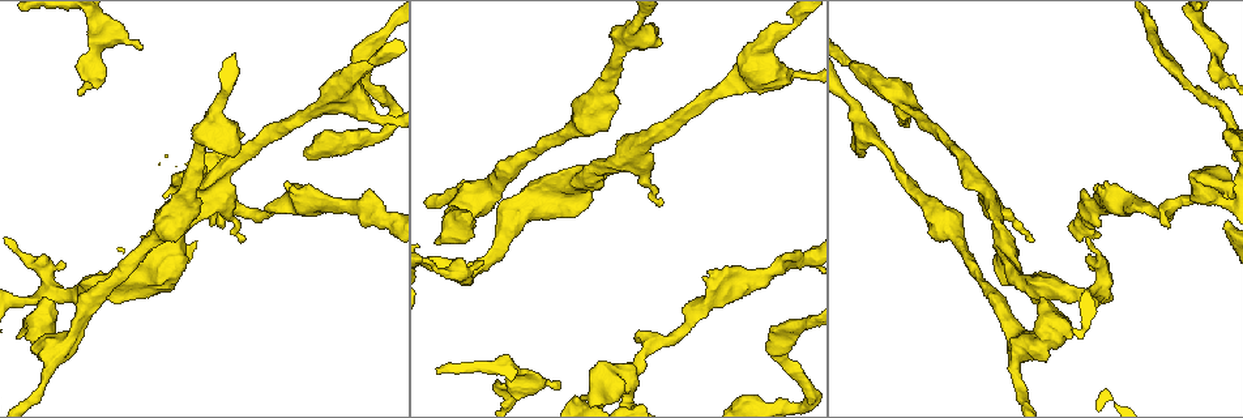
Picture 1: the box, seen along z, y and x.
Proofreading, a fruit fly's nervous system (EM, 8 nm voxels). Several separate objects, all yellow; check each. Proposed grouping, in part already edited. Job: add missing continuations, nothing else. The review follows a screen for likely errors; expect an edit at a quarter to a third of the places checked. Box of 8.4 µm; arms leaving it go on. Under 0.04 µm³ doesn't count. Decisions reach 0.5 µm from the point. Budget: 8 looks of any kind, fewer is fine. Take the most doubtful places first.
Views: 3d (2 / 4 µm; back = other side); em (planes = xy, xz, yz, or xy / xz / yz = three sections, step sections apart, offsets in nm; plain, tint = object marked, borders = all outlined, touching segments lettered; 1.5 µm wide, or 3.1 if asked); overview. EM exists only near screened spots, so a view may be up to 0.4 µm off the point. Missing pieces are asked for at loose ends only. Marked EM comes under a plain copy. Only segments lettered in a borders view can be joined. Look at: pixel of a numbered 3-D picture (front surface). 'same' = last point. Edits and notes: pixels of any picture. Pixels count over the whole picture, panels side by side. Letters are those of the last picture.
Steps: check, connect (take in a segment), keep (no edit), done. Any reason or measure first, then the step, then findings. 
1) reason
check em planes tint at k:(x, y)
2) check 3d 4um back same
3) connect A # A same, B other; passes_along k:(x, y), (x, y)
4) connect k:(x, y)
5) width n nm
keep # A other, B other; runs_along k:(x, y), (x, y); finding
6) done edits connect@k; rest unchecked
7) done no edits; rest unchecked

an open end
check em xy step 8 tint at 1:(243, 241)

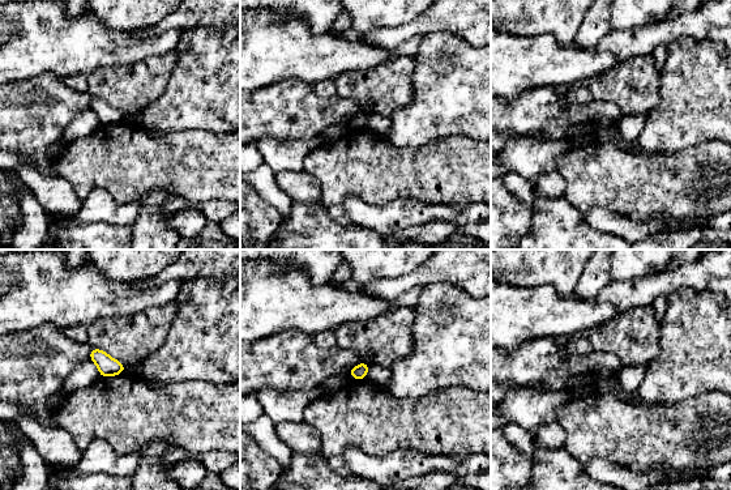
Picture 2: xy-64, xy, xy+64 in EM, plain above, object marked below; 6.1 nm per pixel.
check em xy step 8 borders same

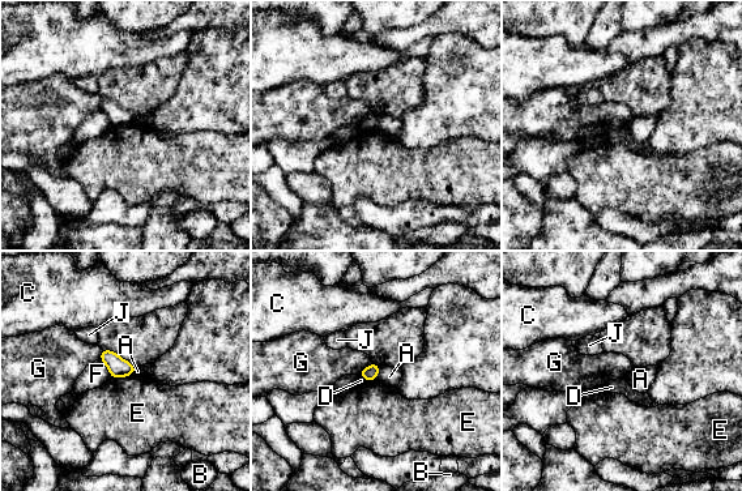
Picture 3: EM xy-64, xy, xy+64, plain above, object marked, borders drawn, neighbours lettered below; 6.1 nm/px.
keep # A other, B other, C other, D other, E other, F other, G other, J other; border 3:(380, 366), (375, 379); no lettered segment goes on from it

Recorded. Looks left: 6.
free end
check em planes borders at 1:(558, 383)

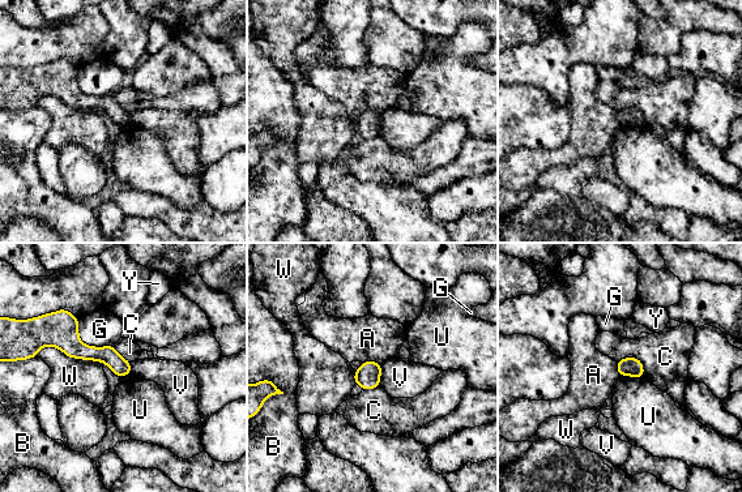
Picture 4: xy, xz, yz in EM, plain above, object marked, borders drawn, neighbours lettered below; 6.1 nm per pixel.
width 110 nm
keep # A other, B other, C other, G other, U other, V other, W other, Y other; border 4:(362, 362), (378, 362), (380, 364); no lettered segment goes on from it

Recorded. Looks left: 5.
branch stops here
check em yz step 8 tint at 1:(64, 263)

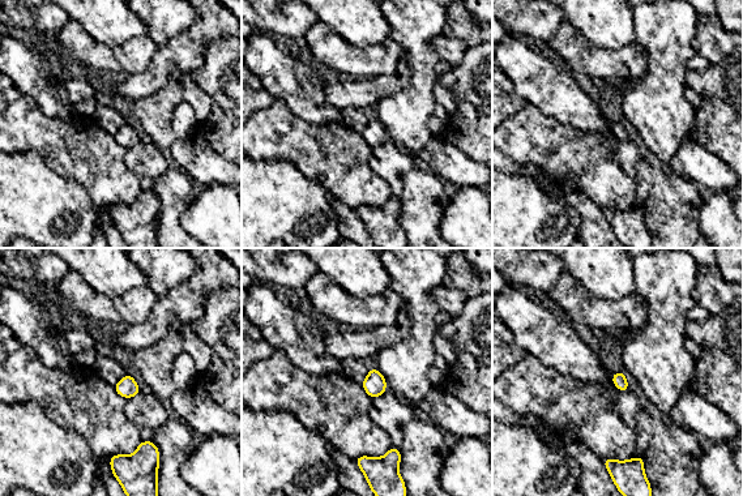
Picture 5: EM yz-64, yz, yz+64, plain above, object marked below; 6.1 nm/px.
another direction
check em planes borders same

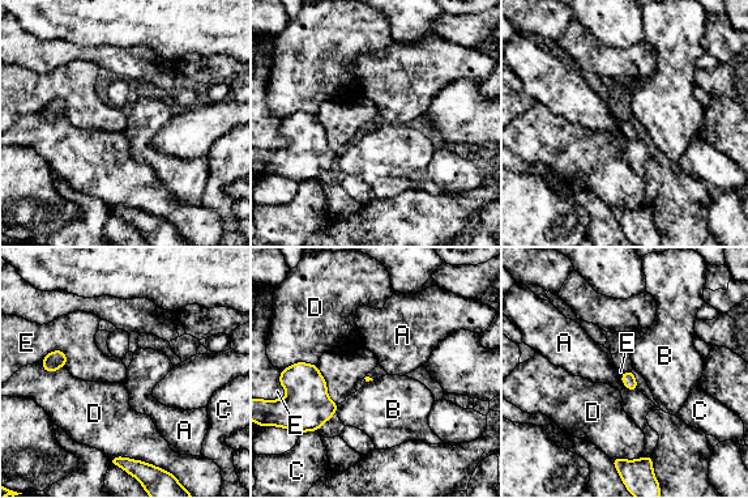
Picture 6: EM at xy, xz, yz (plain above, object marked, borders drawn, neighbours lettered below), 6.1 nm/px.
longest_contact E 280 nm
keep # A other, B other, C other, D other, E other; border 6:(619, 377), (629, 390), (637, 390); no lettered segment goes on from it

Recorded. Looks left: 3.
done no edits; rest unchecked

